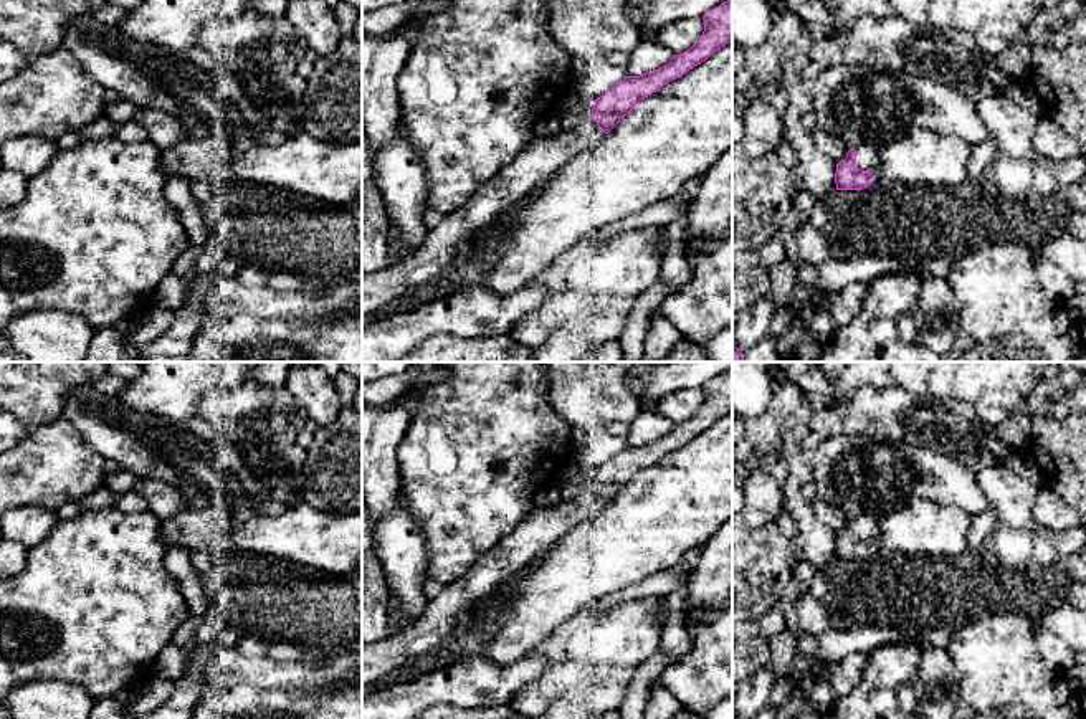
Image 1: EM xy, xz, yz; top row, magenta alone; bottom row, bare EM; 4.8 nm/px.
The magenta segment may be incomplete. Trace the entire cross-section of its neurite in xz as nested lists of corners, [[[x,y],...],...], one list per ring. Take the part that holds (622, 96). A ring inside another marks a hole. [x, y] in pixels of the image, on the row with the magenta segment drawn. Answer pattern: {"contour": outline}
{"contour": [[[732,0],[707,10],[703,20],[704,31],[688,51],[651,73],[615,83],[595,99],[592,112],[575,127],[549,136],[537,134],[517,159],[481,187],[464,207],[430,230],[418,250],[403,255],[383,271],[362,276],[362,317],[430,283],[455,263],[461,245],[474,243],[478,230],[529,198],[565,162],[590,150],[641,99],[732,41]]]}

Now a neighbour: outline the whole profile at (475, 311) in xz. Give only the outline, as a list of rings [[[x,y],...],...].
[[[479,284],[460,288],[441,299],[364,327],[362,362],[397,362],[440,334],[460,339],[511,334],[550,294],[550,289],[539,284],[526,284],[507,296]]]

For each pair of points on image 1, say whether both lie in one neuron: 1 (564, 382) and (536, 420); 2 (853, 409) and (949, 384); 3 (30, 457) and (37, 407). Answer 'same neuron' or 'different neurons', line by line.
1: different neurons
2: different neurons
3: different neurons

